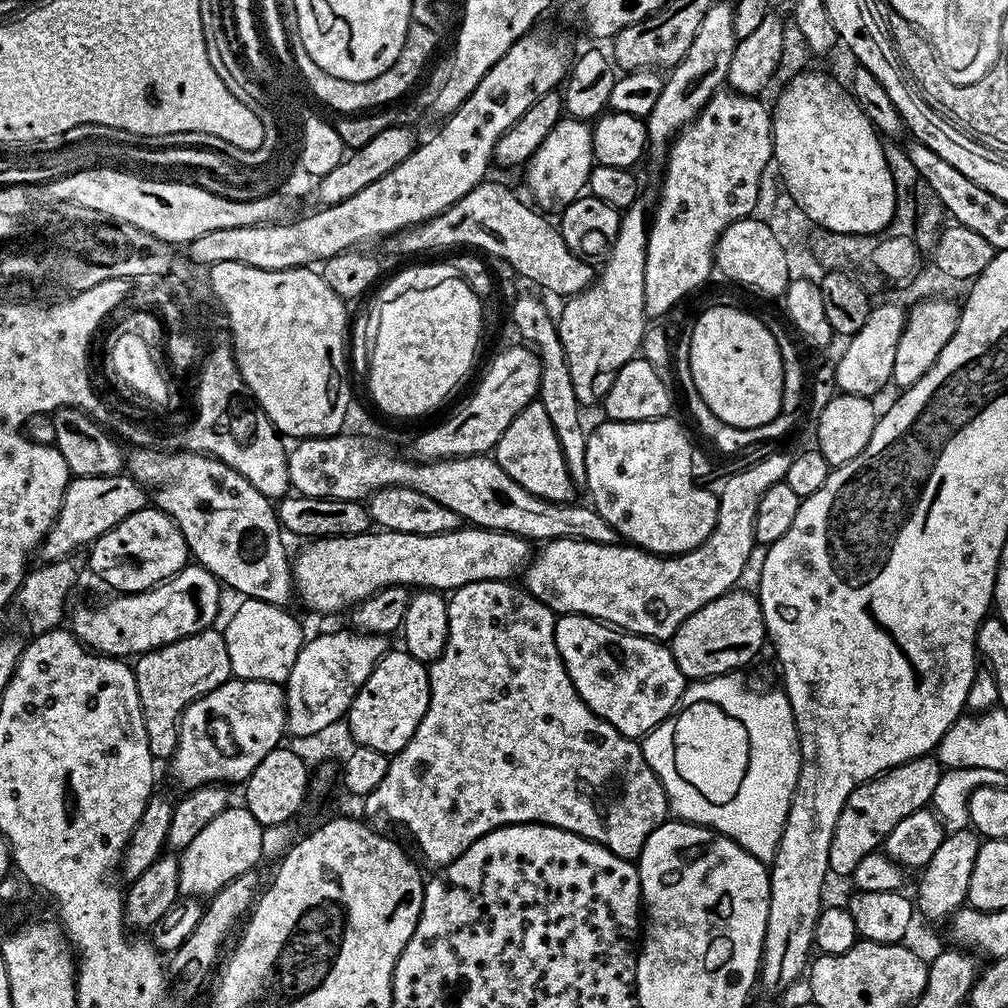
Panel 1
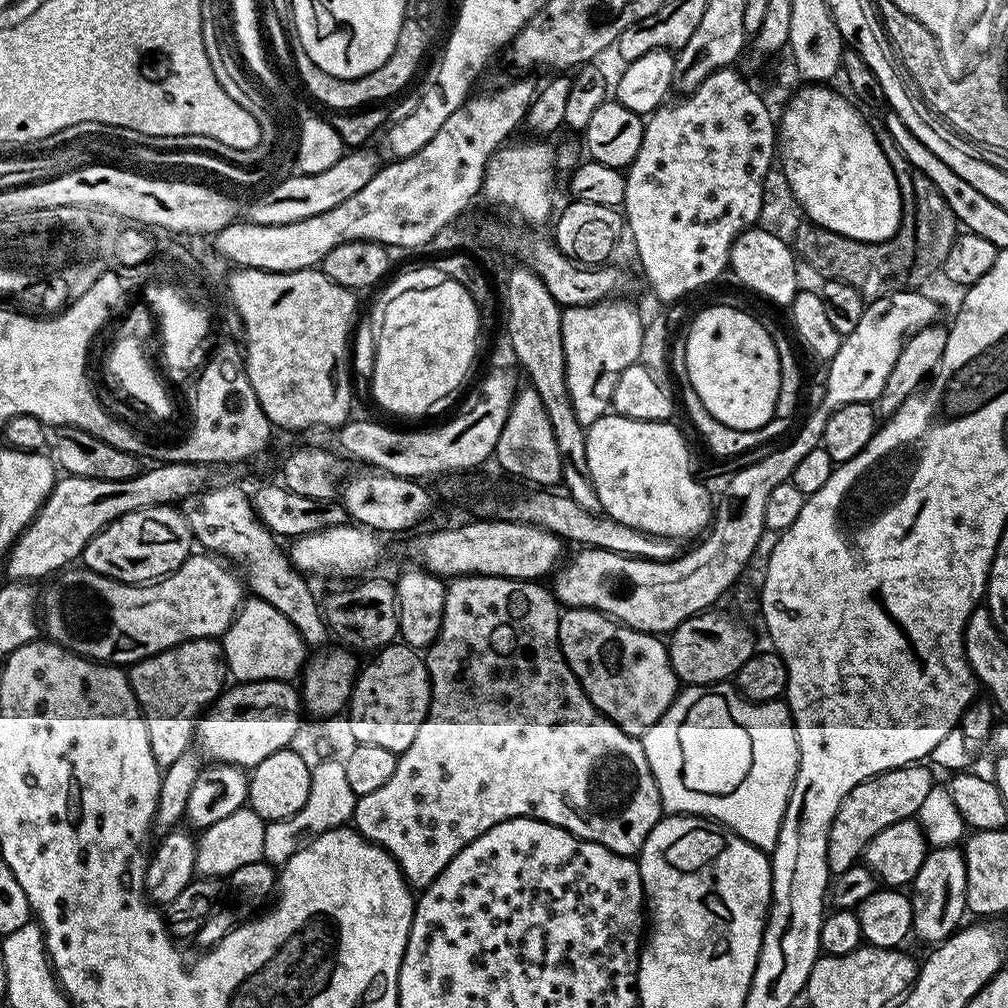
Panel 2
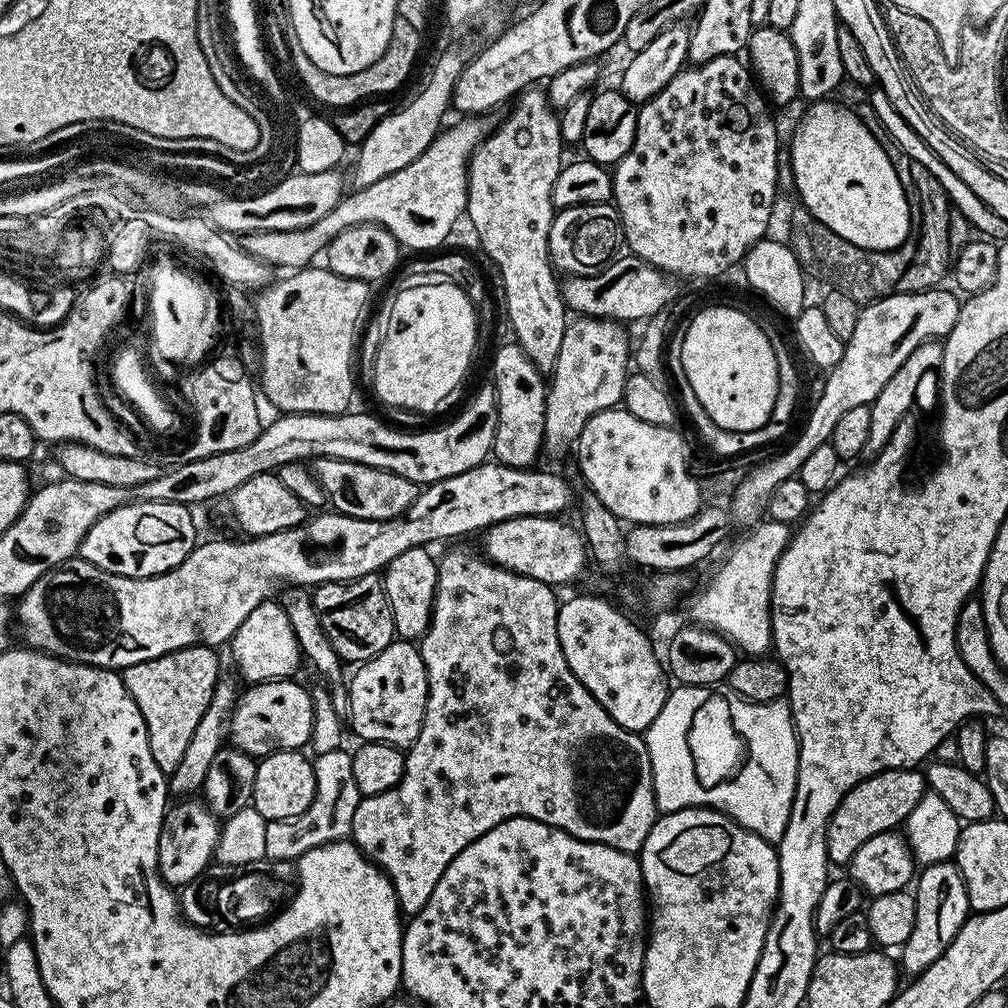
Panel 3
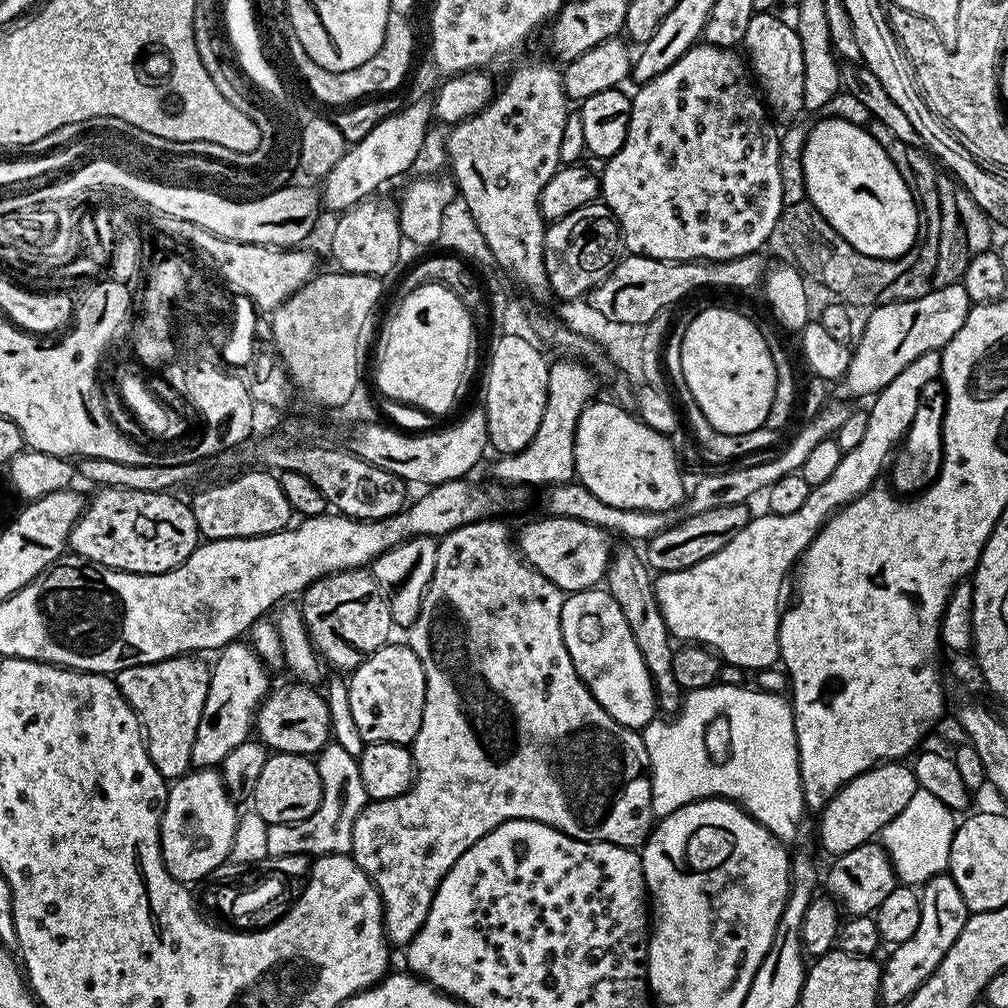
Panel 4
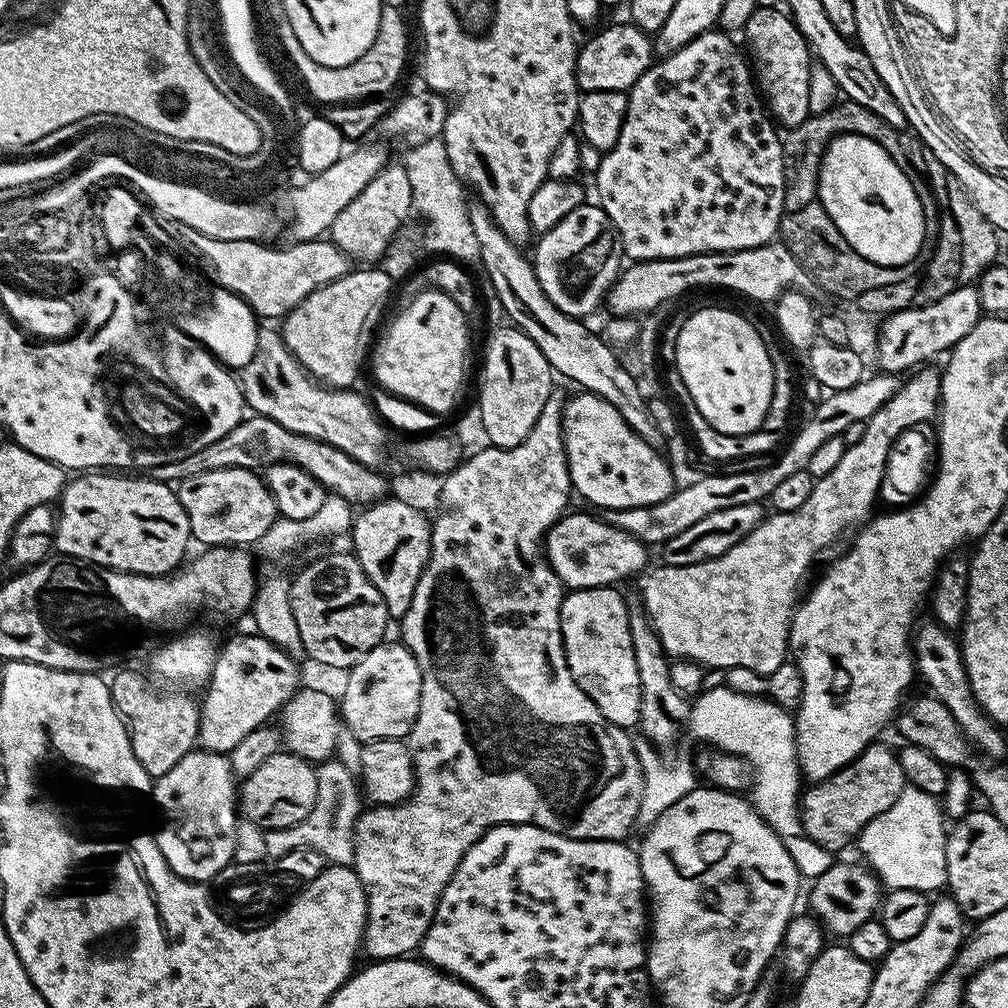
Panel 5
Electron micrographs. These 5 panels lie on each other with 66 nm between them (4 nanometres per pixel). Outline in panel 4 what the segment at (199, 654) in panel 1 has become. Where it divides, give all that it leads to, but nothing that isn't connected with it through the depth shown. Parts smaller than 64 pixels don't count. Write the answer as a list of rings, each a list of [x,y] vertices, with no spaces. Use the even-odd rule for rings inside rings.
[[[188,654],[178,655],[157,664],[136,665],[114,676],[120,695],[143,721],[148,758],[165,778],[179,778],[189,771],[194,738],[208,693],[209,665],[191,659],[194,658]]]

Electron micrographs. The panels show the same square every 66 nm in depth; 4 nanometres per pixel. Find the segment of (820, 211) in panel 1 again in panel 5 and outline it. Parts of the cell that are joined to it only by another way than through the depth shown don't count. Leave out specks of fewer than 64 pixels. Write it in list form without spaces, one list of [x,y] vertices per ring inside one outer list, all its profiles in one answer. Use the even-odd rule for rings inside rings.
[[[860,135],[836,136],[824,150],[820,160],[820,177],[816,183],[818,203],[834,218],[834,226],[862,258],[887,268],[904,268],[920,252],[924,244],[926,213],[912,185],[913,177],[903,172],[878,141]]]

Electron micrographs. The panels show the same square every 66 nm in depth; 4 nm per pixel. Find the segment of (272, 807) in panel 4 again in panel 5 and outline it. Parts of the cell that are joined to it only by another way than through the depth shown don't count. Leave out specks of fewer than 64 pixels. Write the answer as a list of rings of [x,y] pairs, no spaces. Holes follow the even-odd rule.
[[[277,754],[262,762],[243,784],[240,796],[242,812],[247,819],[265,830],[289,828],[312,812],[318,795],[318,772],[309,761],[301,760],[295,754]]]

